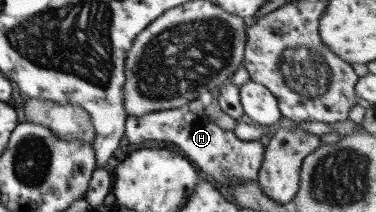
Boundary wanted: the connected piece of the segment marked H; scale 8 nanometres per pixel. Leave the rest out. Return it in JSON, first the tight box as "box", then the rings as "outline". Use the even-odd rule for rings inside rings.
{"box":[124,77,264,189],"outline":[[[231,77],[226,78],[222,84],[223,92],[213,92],[214,98],[203,108],[202,115],[197,116],[184,107],[129,116],[124,122],[124,138],[131,144],[149,140],[173,144],[189,163],[207,176],[212,176],[223,189],[229,182],[254,182],[263,161],[264,148],[259,140],[239,140],[232,133],[235,118],[243,114],[243,110],[239,103],[238,88],[232,84]]]}

